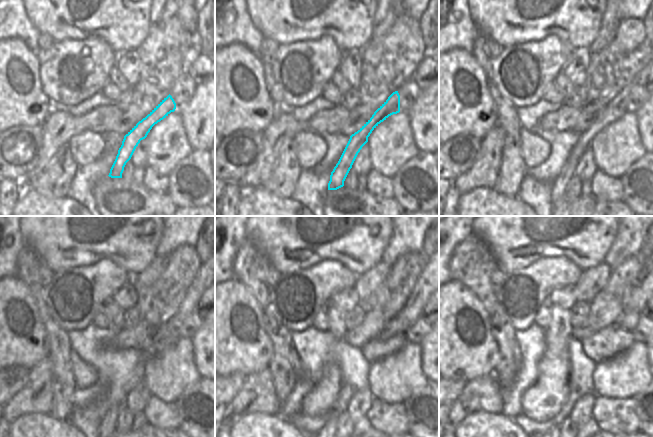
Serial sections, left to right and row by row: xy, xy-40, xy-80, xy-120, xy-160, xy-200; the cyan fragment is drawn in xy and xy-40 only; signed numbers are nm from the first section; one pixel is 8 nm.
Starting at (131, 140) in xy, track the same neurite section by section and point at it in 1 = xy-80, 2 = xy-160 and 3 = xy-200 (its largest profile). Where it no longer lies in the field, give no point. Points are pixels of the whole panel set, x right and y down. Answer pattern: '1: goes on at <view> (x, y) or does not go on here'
1: goes on at xy-80 (616, 108)
2: goes on at xy-160 (412, 309)
3: goes on at xy-200 (634, 302)

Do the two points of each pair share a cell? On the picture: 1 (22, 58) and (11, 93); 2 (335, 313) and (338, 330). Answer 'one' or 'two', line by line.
1: one
2: one

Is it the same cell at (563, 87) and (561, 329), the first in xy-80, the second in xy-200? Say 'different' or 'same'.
same

